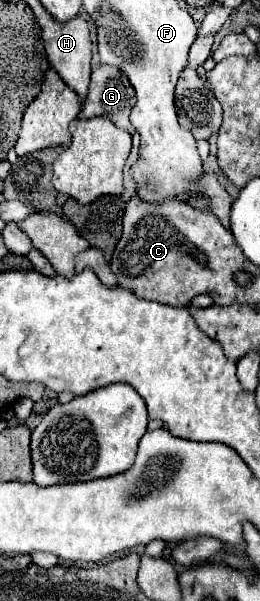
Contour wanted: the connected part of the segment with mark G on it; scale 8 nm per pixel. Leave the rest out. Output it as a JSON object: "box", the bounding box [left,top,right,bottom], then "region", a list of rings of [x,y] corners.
{"box":[78,65,136,135],"region":[[[100,65],[92,71],[90,91],[78,117],[80,119],[90,119],[96,115],[108,117],[118,127],[124,127],[134,135],[134,129],[128,121],[134,103],[136,97],[128,77],[118,67]]]}

